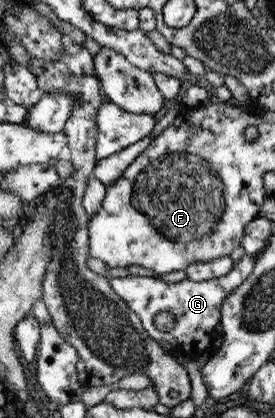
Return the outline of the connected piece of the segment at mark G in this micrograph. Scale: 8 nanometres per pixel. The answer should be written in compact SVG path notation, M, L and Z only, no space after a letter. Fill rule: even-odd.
M244 255L240 261L234 263L232 270L220 278L210 278L204 282L192 282L190 278L182 280L177 284L167 284L156 277L131 276L109 277L109 284L120 299L128 305L148 331L148 335L158 343L168 342L172 347L181 351L184 356L195 360L206 357L211 350L212 334L216 325L220 323L220 307L226 296L232 295L232 291L240 287L252 273L255 265L255 257ZM160 312L169 312L174 315L174 329L164 333L154 326L154 318Z

